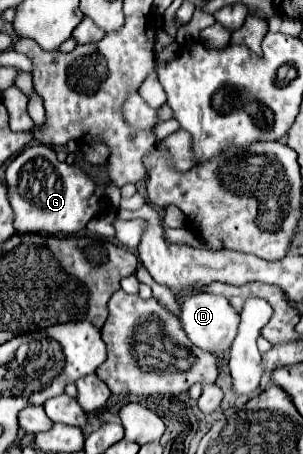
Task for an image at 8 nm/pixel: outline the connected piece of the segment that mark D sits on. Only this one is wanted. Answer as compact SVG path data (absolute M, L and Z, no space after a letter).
M197 293L193 297L187 297L181 303L181 309L177 313L177 319L183 325L183 331L187 333L189 341L197 345L203 351L215 353L215 355L227 355L239 327L239 313L229 305L229 301L221 295L207 295L207 293Z

